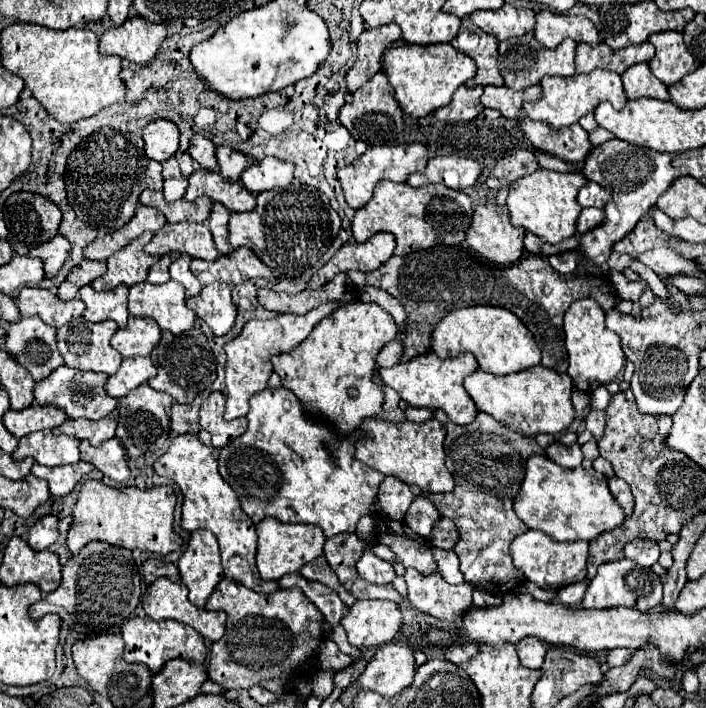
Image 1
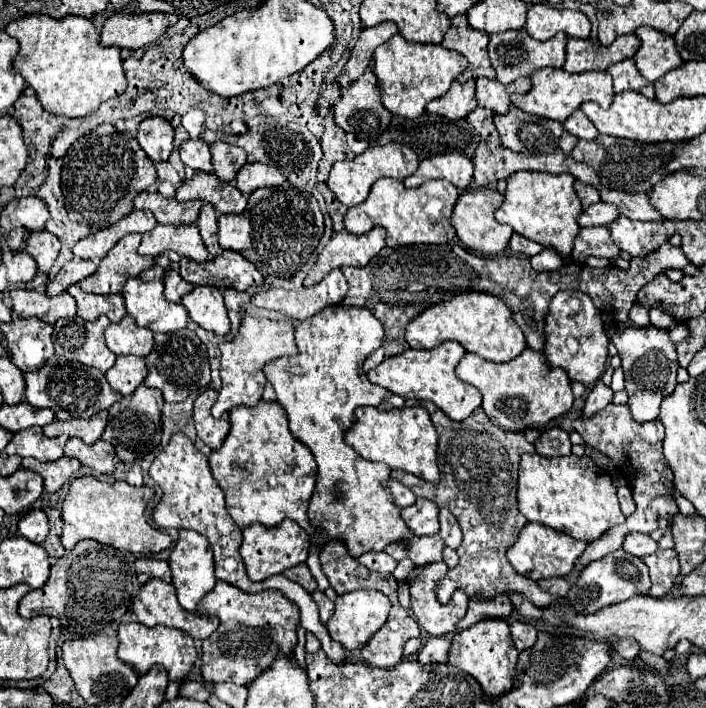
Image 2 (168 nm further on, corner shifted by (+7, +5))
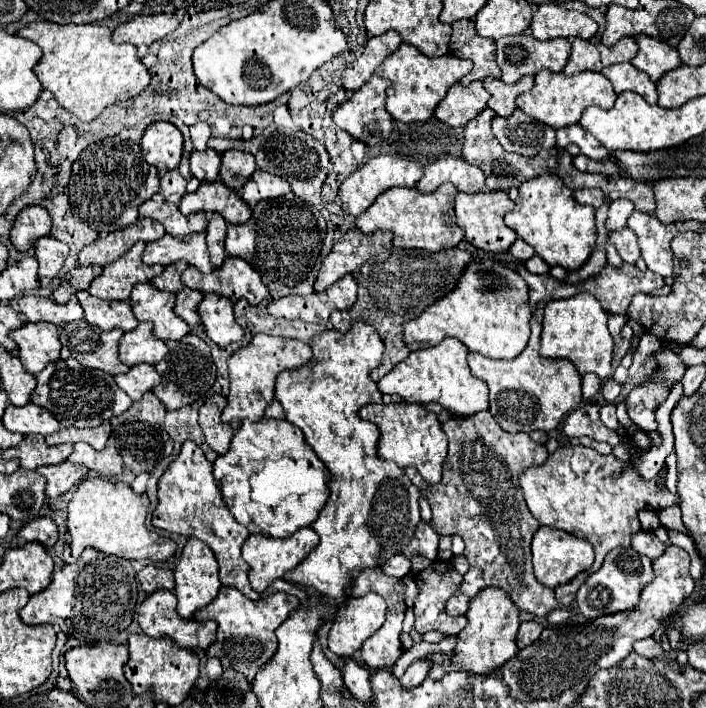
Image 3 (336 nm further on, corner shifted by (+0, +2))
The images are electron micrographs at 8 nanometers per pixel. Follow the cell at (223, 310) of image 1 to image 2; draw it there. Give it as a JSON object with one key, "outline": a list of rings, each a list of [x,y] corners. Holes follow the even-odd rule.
{"outline":[[[211,285],[195,287],[189,295],[183,297],[181,303],[189,311],[189,317],[203,329],[213,331],[217,335],[229,333],[231,327],[229,327],[227,307],[217,287],[211,287]]]}

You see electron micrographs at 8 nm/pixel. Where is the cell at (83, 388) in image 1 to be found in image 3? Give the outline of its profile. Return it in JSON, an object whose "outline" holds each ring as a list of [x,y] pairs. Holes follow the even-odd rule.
{"outline":[[[74,358],[70,360],[56,360],[50,362],[38,376],[38,386],[32,392],[32,402],[36,406],[42,406],[58,418],[58,422],[66,428],[94,428],[112,416],[118,416],[126,412],[132,406],[132,400],[128,394],[124,394],[116,382],[114,376],[102,372],[102,370],[92,370],[84,368],[78,364]]]}

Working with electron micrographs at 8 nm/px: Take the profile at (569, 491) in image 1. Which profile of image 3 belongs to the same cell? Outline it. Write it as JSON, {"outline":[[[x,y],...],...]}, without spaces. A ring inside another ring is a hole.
{"outline":[[[580,444],[560,446],[542,466],[528,468],[520,476],[520,488],[528,510],[542,526],[560,528],[594,546],[596,560],[587,570],[588,577],[600,568],[612,548],[630,546],[630,536],[640,530],[638,510],[652,508],[660,512],[678,504],[678,494],[660,486],[660,474],[654,480],[644,480],[630,462],[620,462],[614,454],[602,456]]]}

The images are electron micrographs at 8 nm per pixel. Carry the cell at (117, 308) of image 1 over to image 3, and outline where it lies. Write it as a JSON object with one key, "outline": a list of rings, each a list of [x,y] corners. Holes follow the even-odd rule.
{"outline":[[[78,292],[76,294],[80,306],[84,308],[86,320],[94,326],[100,326],[102,330],[114,330],[120,328],[124,332],[134,330],[138,326],[138,320],[132,314],[132,308],[128,302],[116,302],[116,300],[100,300],[94,298],[88,292]]]}

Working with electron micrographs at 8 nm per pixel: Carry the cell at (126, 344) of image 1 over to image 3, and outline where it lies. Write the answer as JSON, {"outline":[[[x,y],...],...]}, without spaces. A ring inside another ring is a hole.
{"outline":[[[140,322],[136,330],[126,332],[120,340],[120,360],[130,368],[136,364],[156,366],[166,354],[168,348],[160,338],[154,338],[150,322]]]}

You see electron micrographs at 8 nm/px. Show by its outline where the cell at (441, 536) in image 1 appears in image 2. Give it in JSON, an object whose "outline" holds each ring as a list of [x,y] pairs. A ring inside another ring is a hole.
{"outline":[[[439,509],[439,535],[451,549],[457,549],[461,543],[461,527],[447,509]]]}

